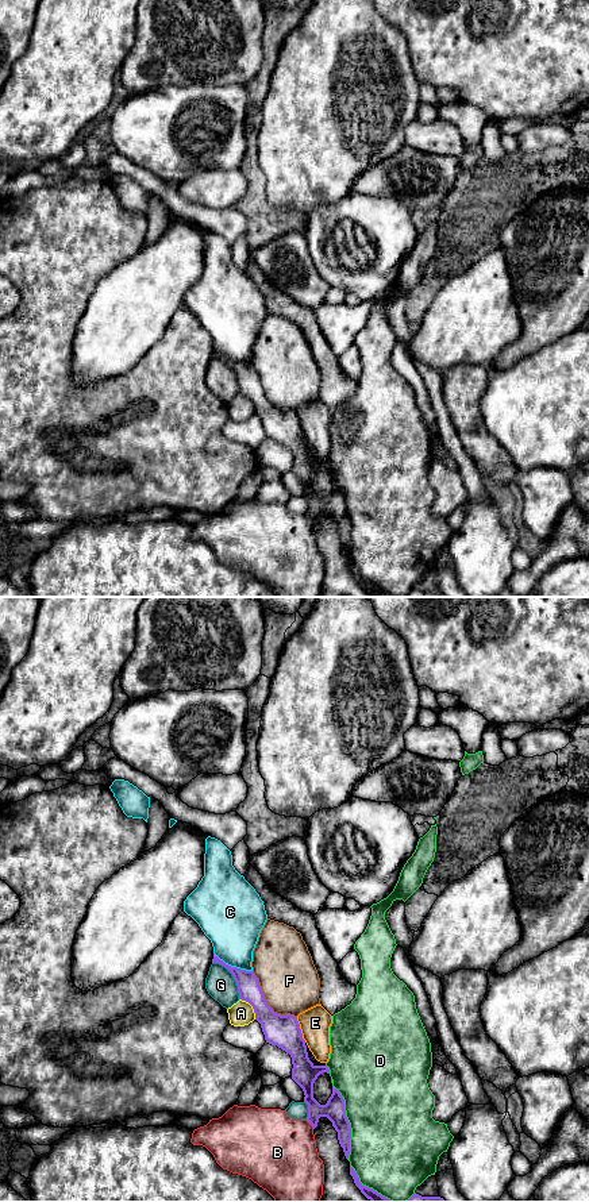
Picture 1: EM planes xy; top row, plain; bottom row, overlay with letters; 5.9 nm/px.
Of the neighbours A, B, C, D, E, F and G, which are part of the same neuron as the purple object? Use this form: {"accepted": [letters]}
{"accepted": ["A"]}

